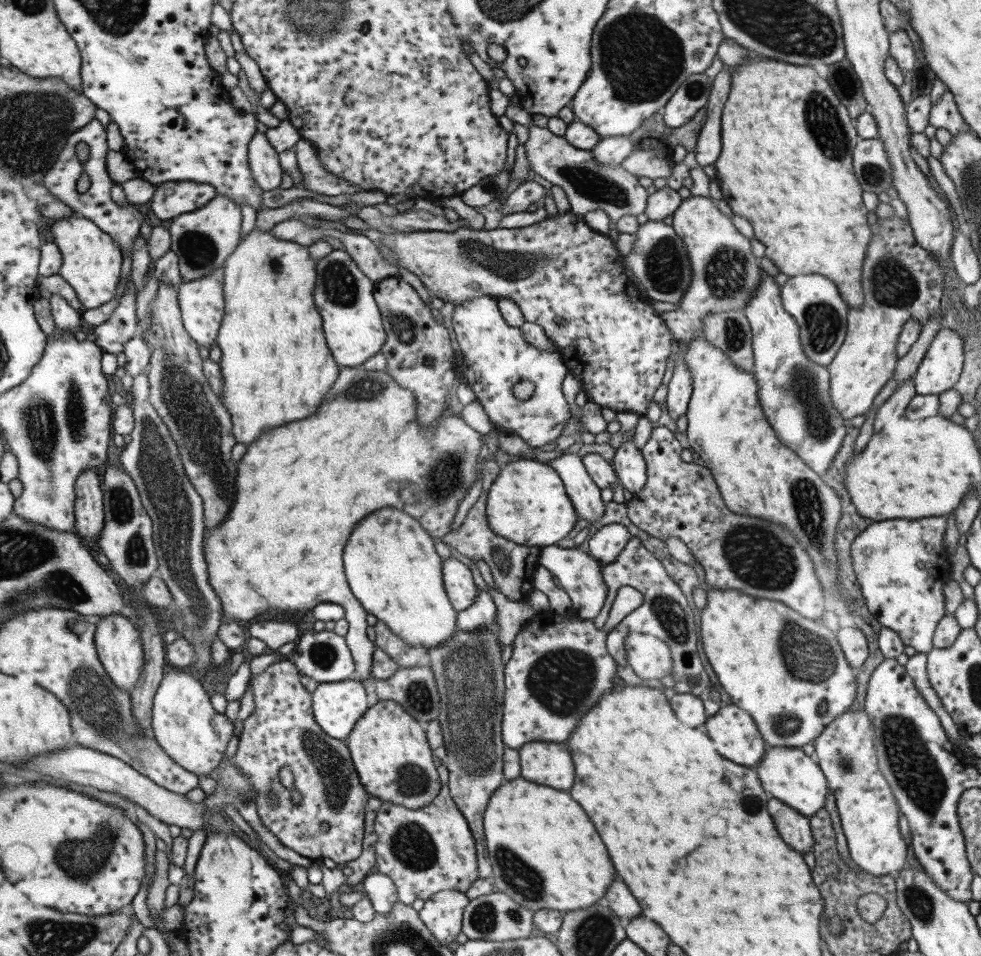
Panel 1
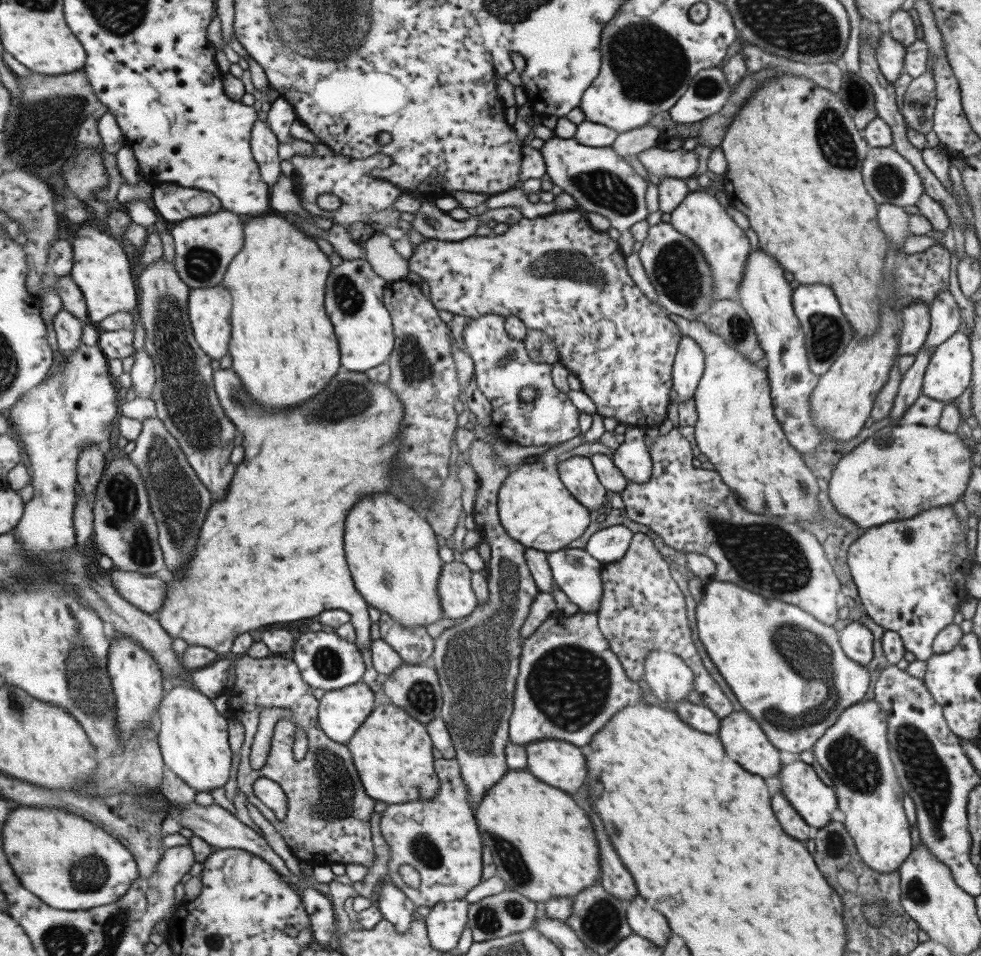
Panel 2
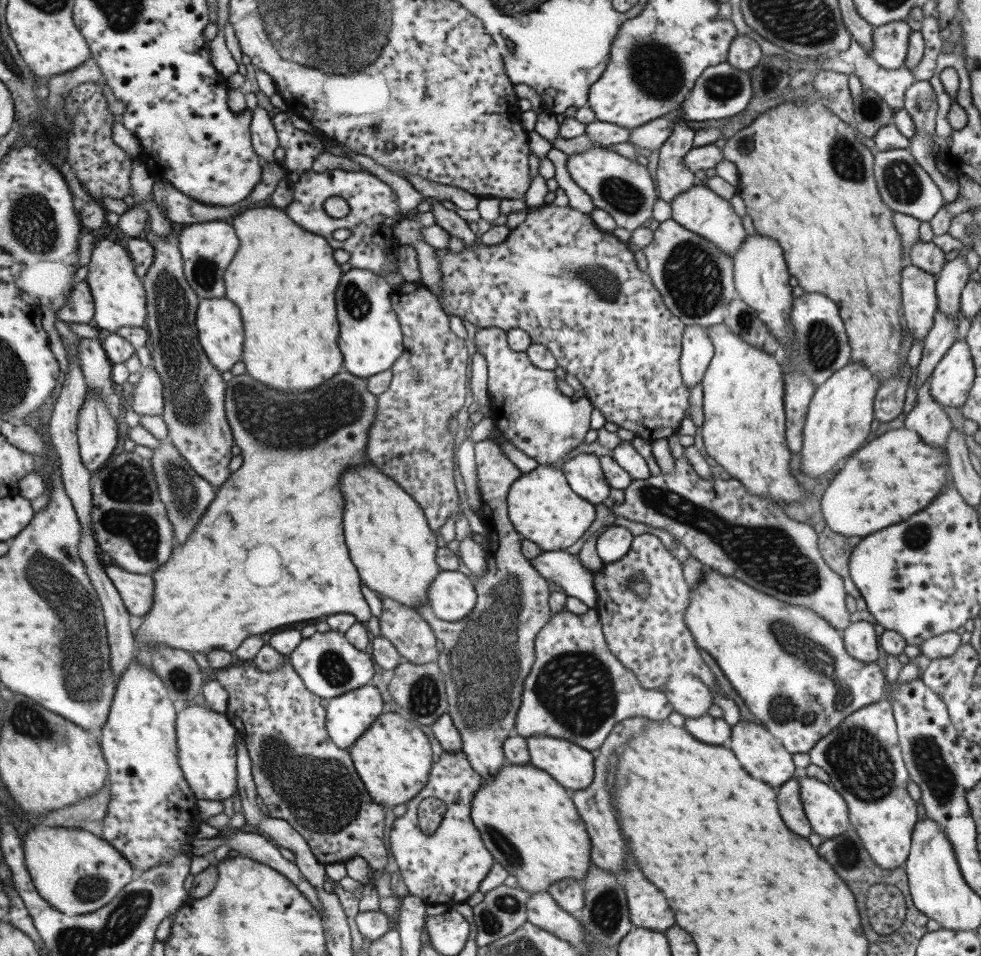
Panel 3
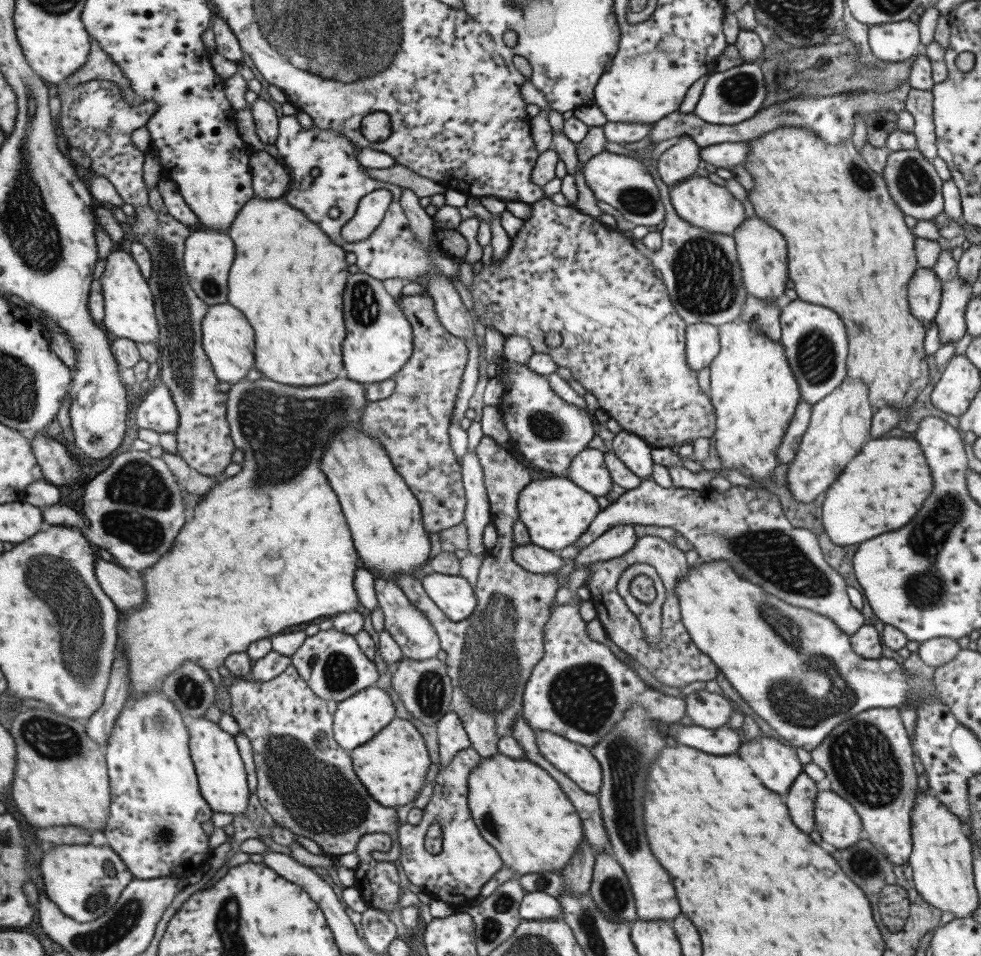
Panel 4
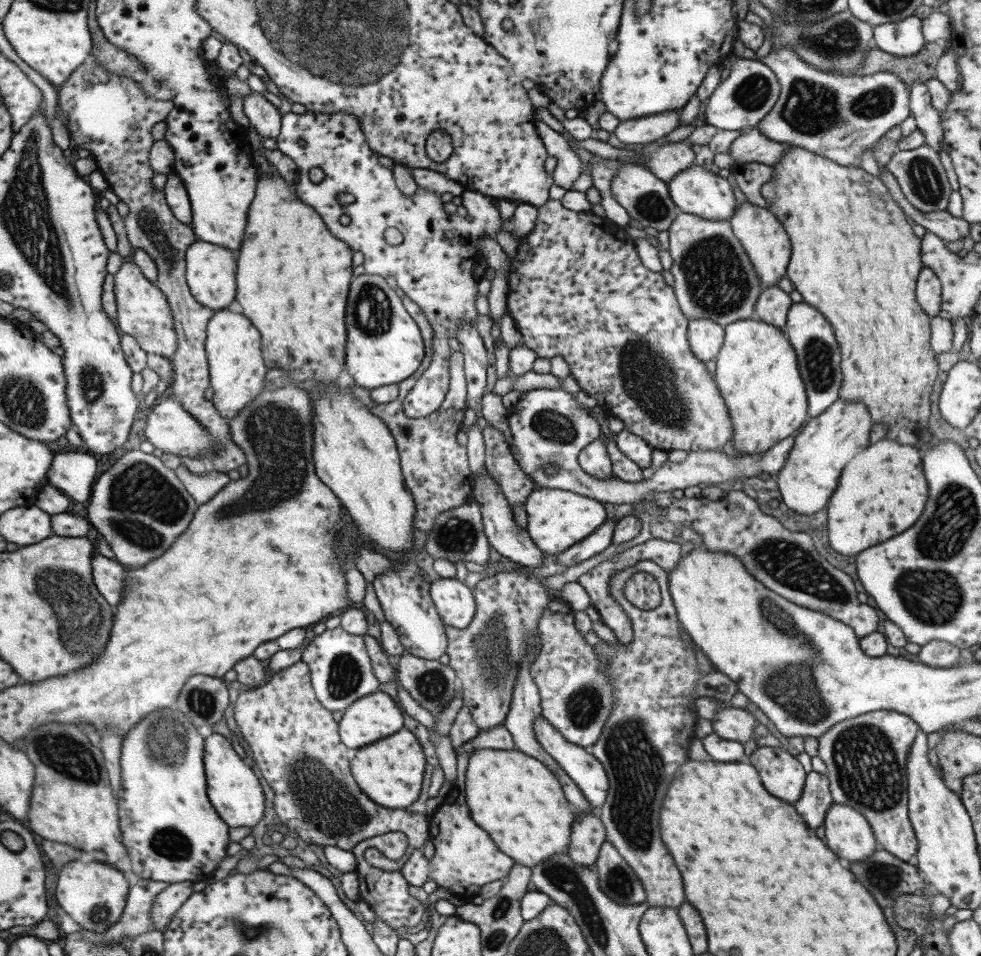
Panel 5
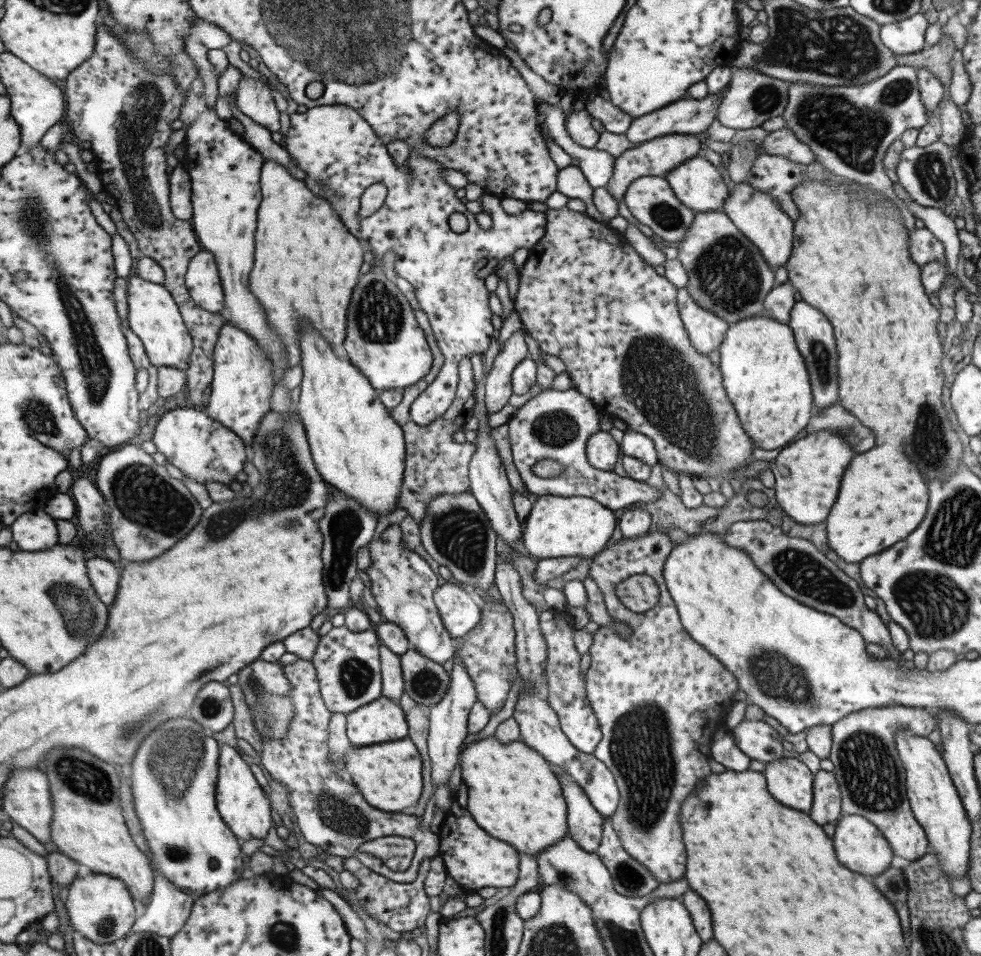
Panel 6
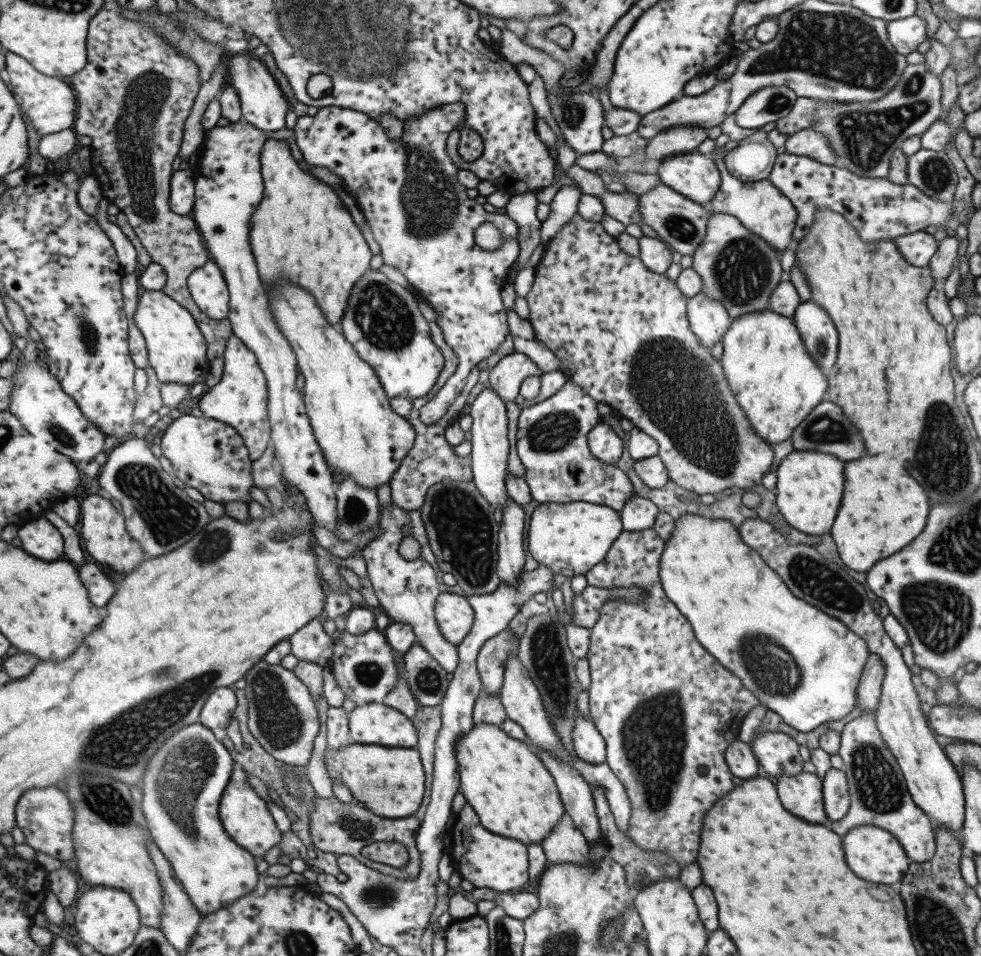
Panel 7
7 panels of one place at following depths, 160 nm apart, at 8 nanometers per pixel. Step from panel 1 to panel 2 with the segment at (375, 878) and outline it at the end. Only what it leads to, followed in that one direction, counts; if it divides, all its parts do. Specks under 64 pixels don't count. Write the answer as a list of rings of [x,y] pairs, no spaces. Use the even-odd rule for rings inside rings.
[[[389,880],[380,882],[377,891],[377,909],[383,920],[391,922],[395,932],[399,934],[409,932],[411,916],[416,912],[415,905]]]

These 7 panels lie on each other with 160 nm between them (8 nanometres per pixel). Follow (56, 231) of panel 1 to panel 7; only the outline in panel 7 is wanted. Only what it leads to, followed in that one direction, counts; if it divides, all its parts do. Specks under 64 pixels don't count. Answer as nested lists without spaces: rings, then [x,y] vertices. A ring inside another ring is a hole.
[[[141,289],[132,321],[144,337],[148,367],[154,370],[160,384],[176,382],[192,385],[199,376],[207,373],[206,342],[203,335],[199,332],[191,314],[176,300],[169,298],[168,294],[161,290]]]

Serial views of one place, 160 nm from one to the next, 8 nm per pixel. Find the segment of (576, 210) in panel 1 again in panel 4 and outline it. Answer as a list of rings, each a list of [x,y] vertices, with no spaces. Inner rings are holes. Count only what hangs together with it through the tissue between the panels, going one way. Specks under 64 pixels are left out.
[[[605,150],[591,156],[582,164],[582,175],[596,200],[615,208],[621,214],[621,218],[631,223],[632,227],[653,226],[664,220],[664,204],[660,200],[656,178],[653,178],[639,160]]]

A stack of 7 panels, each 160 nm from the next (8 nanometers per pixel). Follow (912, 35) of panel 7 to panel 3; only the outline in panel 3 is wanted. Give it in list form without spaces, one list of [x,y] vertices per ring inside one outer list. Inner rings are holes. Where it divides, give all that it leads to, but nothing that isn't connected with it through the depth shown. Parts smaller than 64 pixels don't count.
[[[904,21],[890,22],[874,27],[872,32],[872,59],[885,70],[904,66],[911,30]]]

